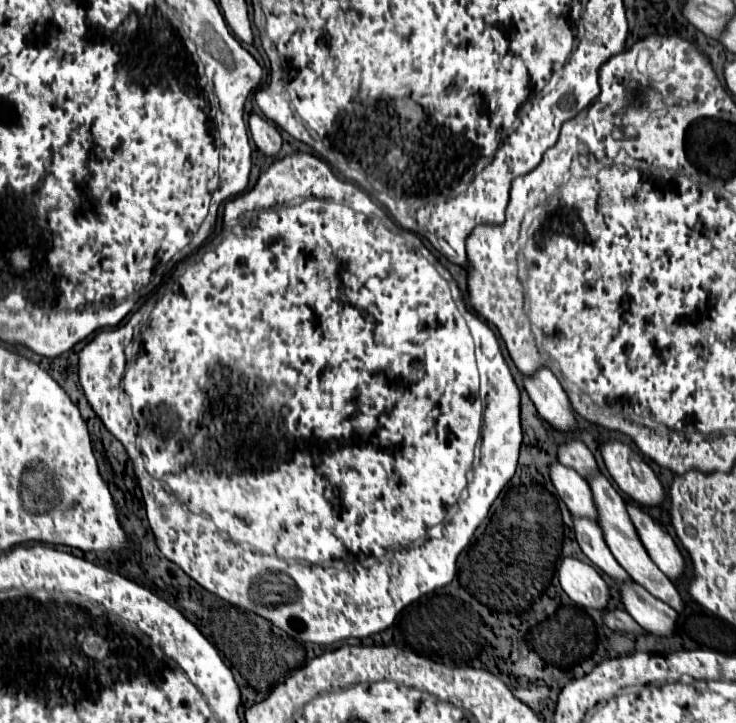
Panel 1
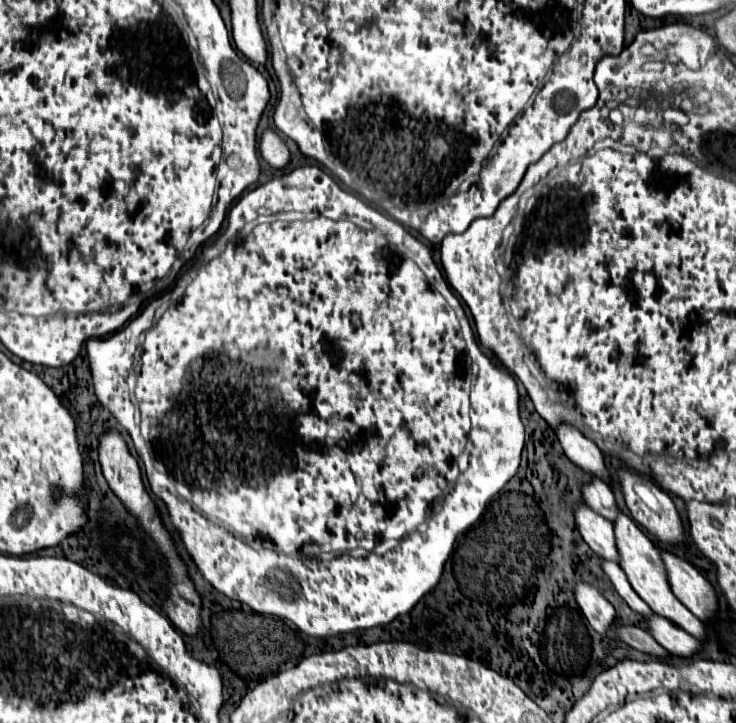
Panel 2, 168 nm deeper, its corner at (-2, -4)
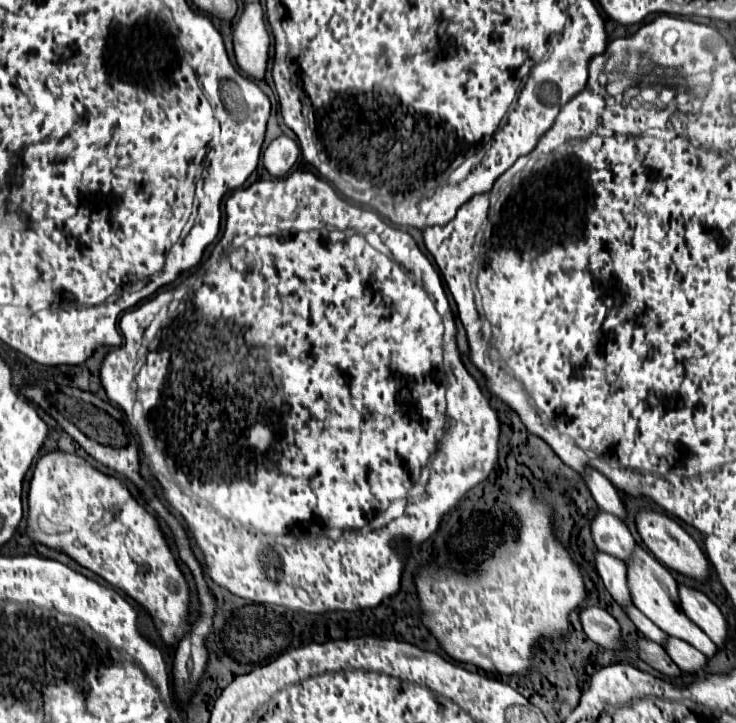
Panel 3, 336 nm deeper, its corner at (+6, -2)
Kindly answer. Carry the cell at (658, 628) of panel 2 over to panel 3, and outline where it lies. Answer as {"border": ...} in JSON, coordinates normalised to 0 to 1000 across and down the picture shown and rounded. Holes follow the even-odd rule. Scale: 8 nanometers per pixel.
{"border":[[[906,882],[906,891],[901,891],[909,910],[928,927],[928,929],[950,929],[961,918],[961,907],[952,905],[947,896],[933,891],[923,882]]]}

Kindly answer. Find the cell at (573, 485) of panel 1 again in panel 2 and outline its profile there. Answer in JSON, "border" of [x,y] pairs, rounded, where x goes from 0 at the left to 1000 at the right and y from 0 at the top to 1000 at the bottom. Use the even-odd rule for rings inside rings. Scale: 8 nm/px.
{"border":[[[784,697],[781,703],[781,722],[792,741],[792,747],[800,752],[800,758],[822,775],[841,777],[841,763],[836,752],[833,725],[822,719],[819,714],[808,711],[798,697]]]}

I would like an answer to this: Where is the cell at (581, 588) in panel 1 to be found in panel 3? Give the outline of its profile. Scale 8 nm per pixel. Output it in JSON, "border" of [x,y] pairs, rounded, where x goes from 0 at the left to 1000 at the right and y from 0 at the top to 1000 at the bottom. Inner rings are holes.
{"border":[[[800,838],[789,844],[789,863],[795,877],[814,893],[838,899],[844,896],[844,871],[838,858],[814,838]]]}

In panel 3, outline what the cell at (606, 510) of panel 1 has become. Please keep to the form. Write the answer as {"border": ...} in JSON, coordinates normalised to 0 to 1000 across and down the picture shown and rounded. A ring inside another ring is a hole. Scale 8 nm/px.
{"border":[[[863,755],[857,775],[852,777],[852,799],[855,799],[855,819],[857,819],[857,830],[863,833],[863,838],[879,852],[885,855],[904,877],[909,880],[920,880],[931,888],[936,888],[939,893],[944,893],[947,899],[952,899],[961,910],[966,910],[974,902],[974,893],[969,891],[969,885],[950,871],[947,863],[942,863],[925,844],[923,838],[923,824],[920,824],[920,805],[912,797],[912,791],[887,769],[882,766],[876,758]]]}

